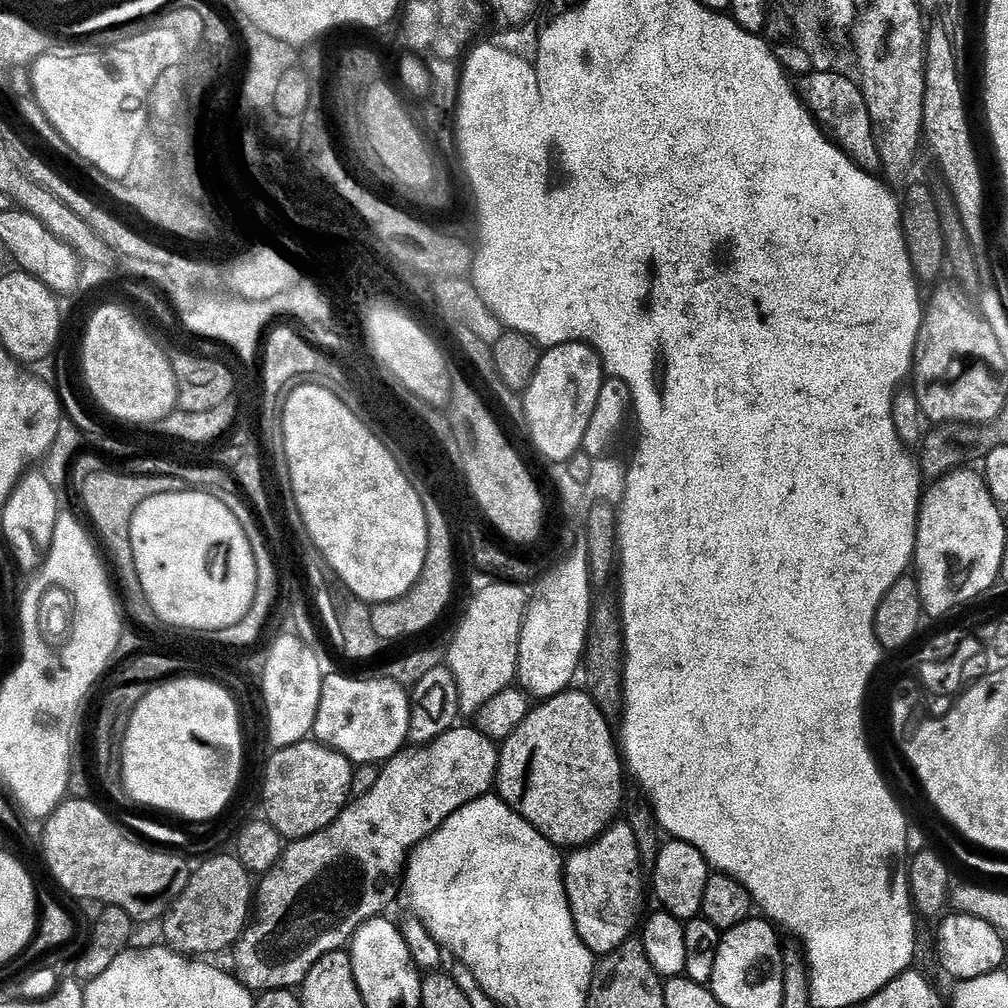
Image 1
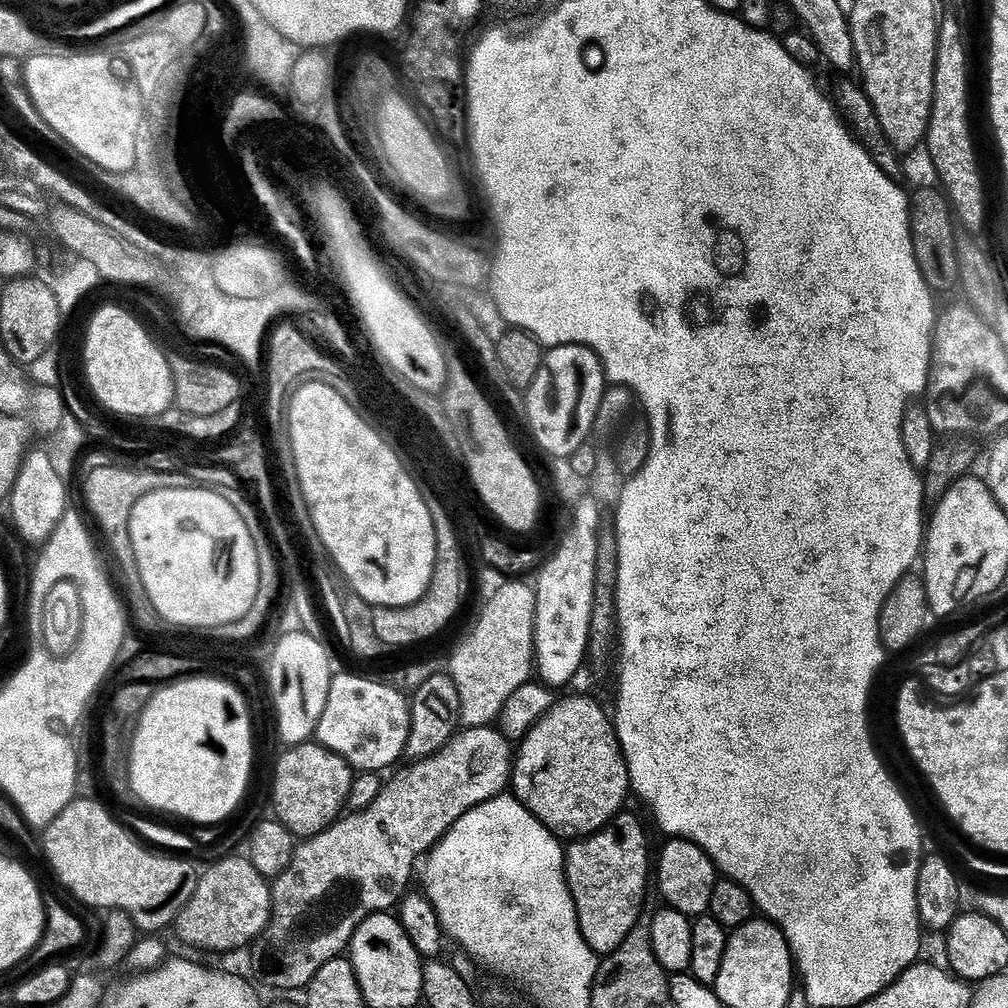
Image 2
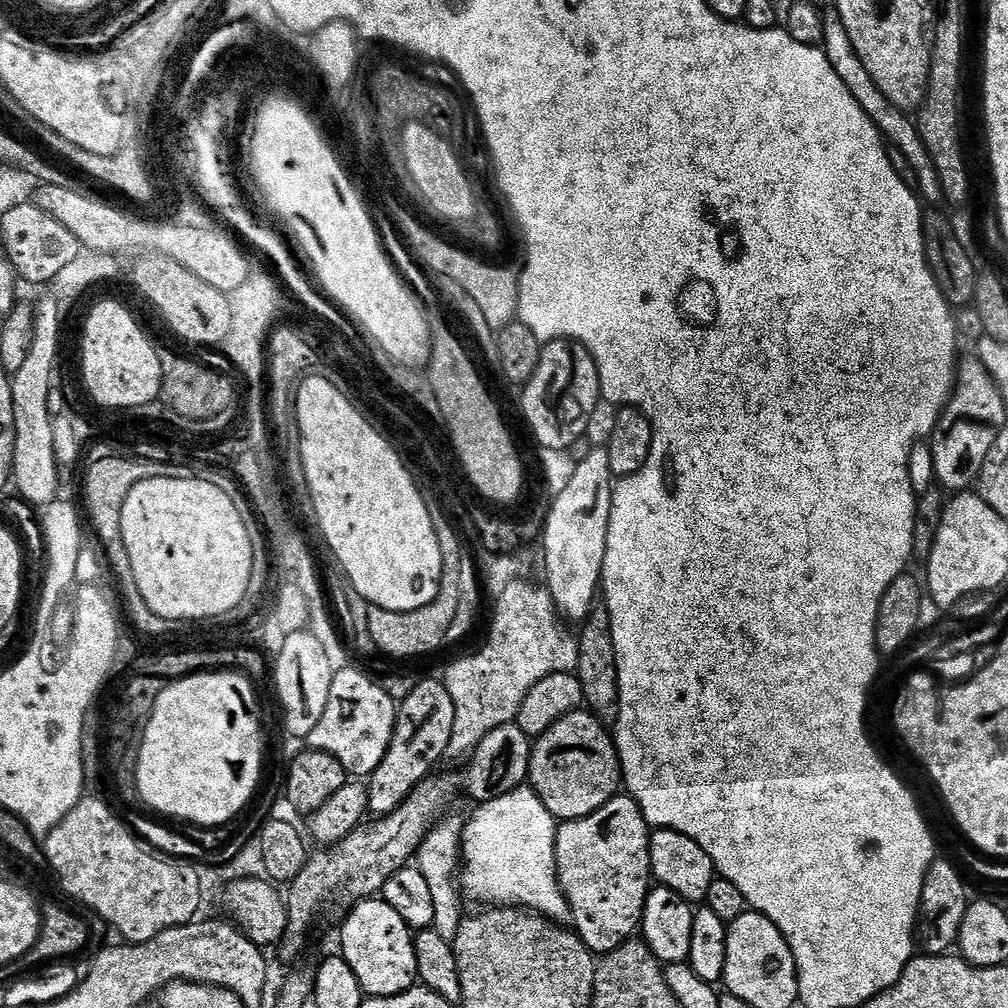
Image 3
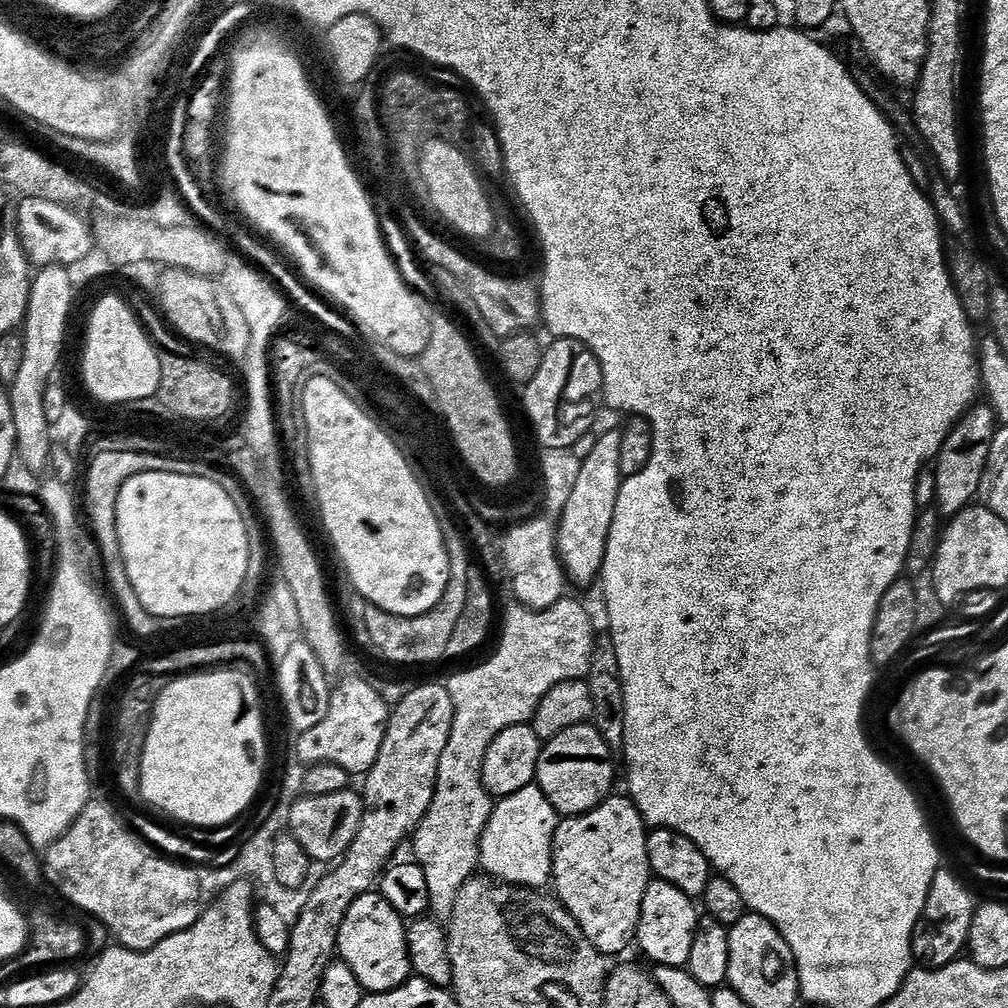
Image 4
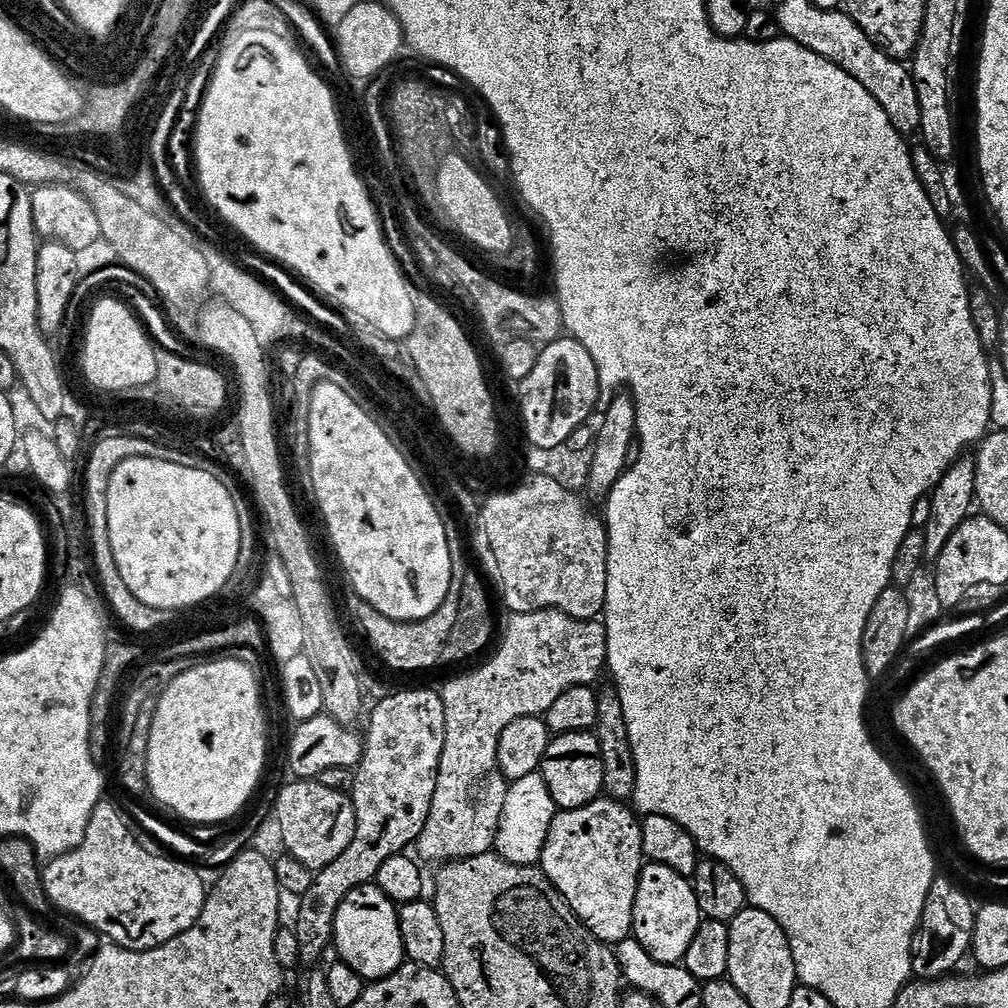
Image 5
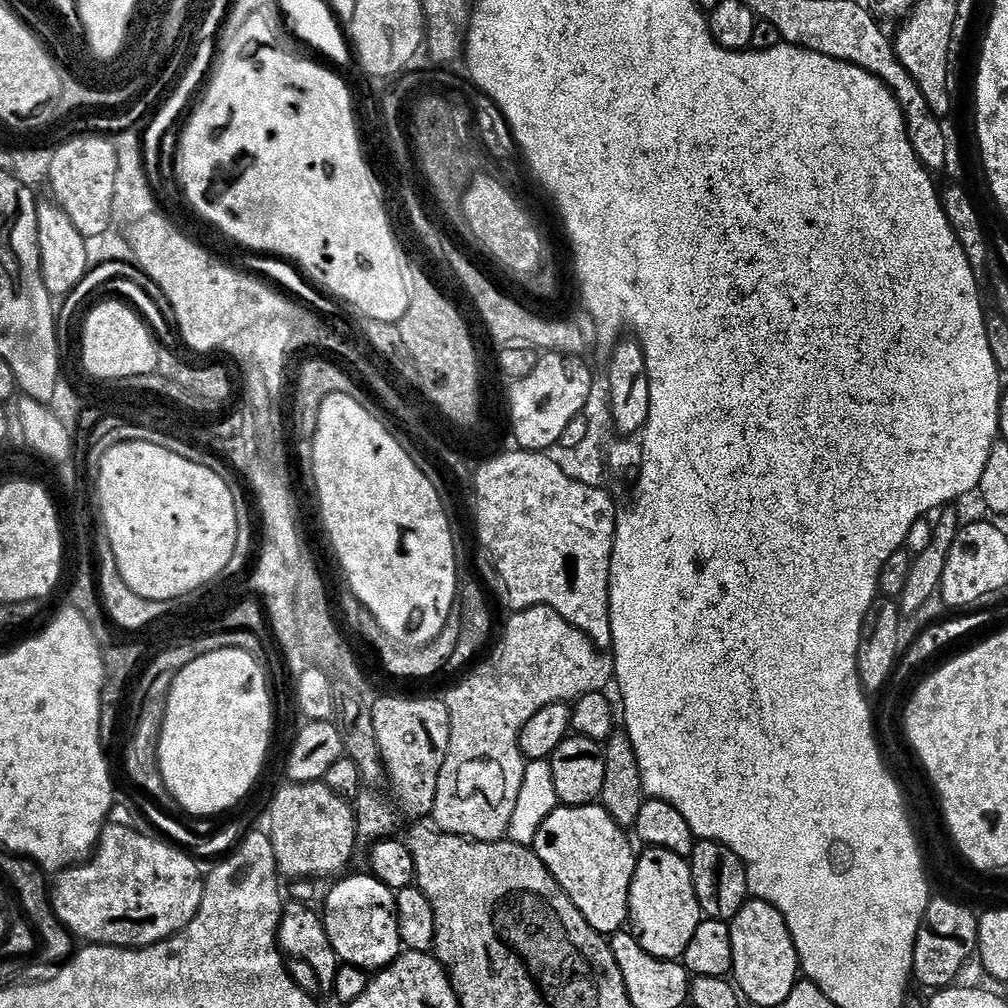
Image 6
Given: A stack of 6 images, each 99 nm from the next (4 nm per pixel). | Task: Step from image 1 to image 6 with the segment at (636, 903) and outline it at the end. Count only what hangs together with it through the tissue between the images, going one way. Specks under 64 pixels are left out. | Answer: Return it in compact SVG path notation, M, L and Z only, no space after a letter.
M596 802L558 806L550 814L550 818L542 822L536 835L534 851L538 858L542 858L546 870L550 870L558 886L566 890L566 894L574 902L574 906L578 906L582 918L586 918L588 925L605 938L621 931L629 923L630 886L634 878L638 852L637 849L632 849L633 841L630 836L628 841L628 836L629 833Z

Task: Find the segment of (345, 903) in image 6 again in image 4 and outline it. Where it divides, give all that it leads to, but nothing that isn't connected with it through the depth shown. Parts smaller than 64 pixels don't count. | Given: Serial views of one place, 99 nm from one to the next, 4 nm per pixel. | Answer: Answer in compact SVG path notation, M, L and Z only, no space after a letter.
M380 894L359 896L350 906L342 922L338 956L350 966L350 970L354 970L358 982L368 994L400 988L414 972L405 921Z

